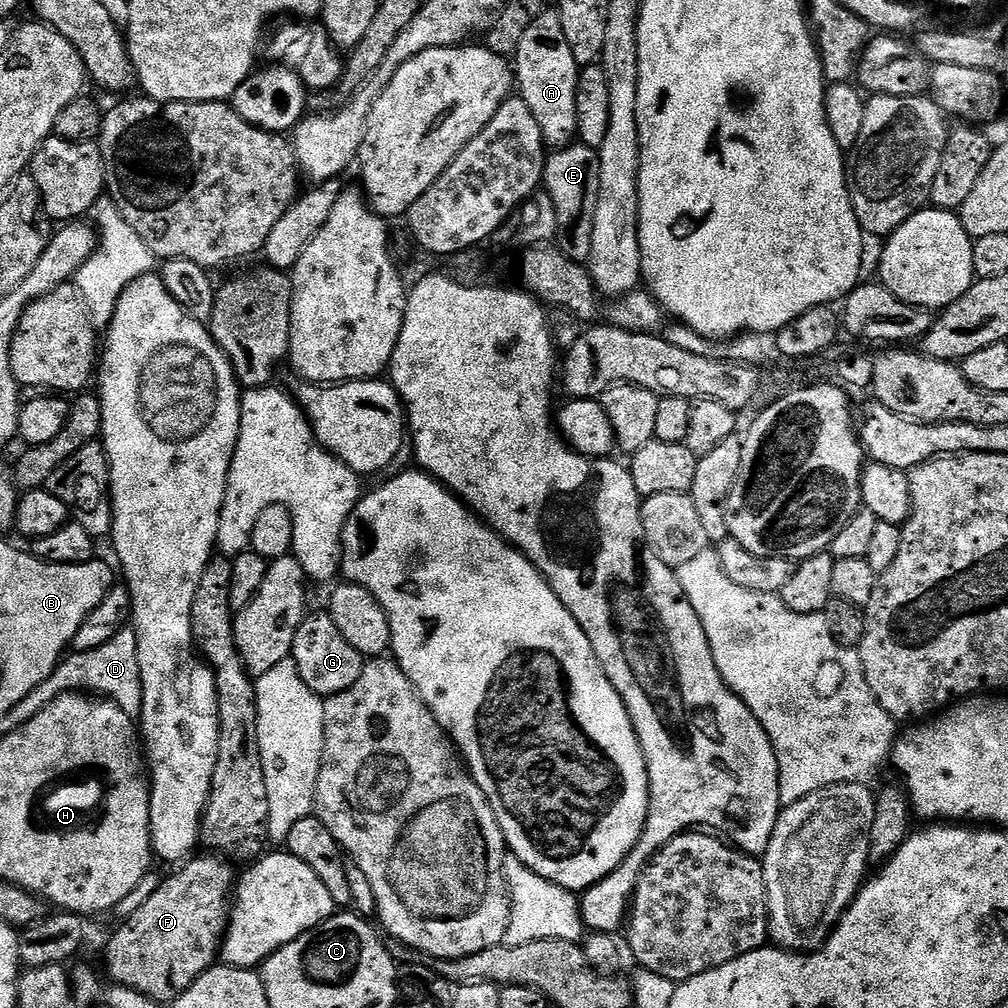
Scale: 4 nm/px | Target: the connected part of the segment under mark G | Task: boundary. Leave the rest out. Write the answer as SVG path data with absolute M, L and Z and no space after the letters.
M320 610L305 615L303 622L298 626L298 634L294 634L294 646L290 659L298 666L298 674L302 674L302 682L310 686L317 696L327 698L338 694L342 690L350 690L354 682L358 682L362 675L366 660L342 638L342 630L334 626L334 618L327 611Z

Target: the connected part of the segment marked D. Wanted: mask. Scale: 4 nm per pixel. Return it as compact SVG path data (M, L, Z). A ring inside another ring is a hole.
M129 626L122 629L118 634L114 634L110 642L106 642L106 646L65 655L54 670L54 674L50 674L50 678L46 678L42 686L34 686L34 690L30 690L30 694L26 694L22 702L18 702L15 710L8 713L7 727L20 728L26 722L30 722L30 718L34 718L38 710L50 706L54 698L67 692L79 691L95 694L101 698L110 698L119 708L126 710L126 714L130 714L133 718L139 717L142 710L142 678L138 670L138 642L135 628Z

